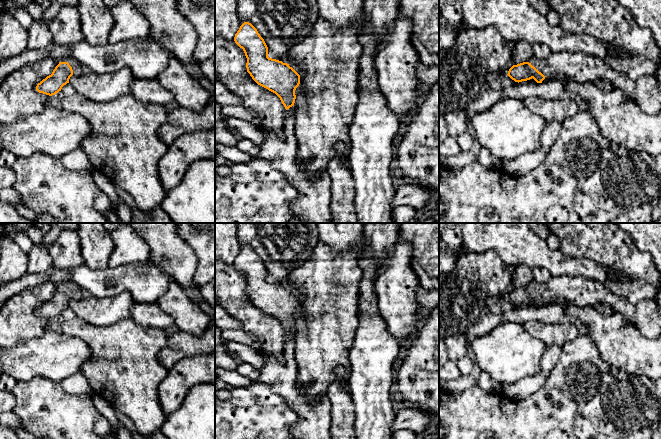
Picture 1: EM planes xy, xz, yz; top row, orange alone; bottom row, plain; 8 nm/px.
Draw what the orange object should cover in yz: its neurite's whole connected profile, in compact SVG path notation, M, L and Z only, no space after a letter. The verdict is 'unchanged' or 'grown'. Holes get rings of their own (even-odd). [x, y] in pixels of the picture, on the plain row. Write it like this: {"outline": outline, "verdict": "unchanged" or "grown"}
{"outline": "M552 276L546 284L534 290L529 286L513 289L507 298L515 306L534 303L542 307L546 301L563 307L605 304L613 313L620 313L627 322L635 325L647 338L661 335L661 309L653 299L643 299L633 305L624 297L608 290L601 282L581 276Z", "verdict": "grown"}

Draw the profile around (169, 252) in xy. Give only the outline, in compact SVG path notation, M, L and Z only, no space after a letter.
M127 223L150 247L148 262L158 266L184 289L199 289L193 280L198 259L193 249L178 234L178 223Z

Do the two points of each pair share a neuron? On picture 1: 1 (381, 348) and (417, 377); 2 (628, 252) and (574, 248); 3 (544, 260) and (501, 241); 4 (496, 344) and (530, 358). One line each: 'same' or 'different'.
1: different
2: same
3: same
4: same

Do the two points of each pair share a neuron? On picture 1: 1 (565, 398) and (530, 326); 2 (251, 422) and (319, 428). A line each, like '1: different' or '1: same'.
1: different
2: different

